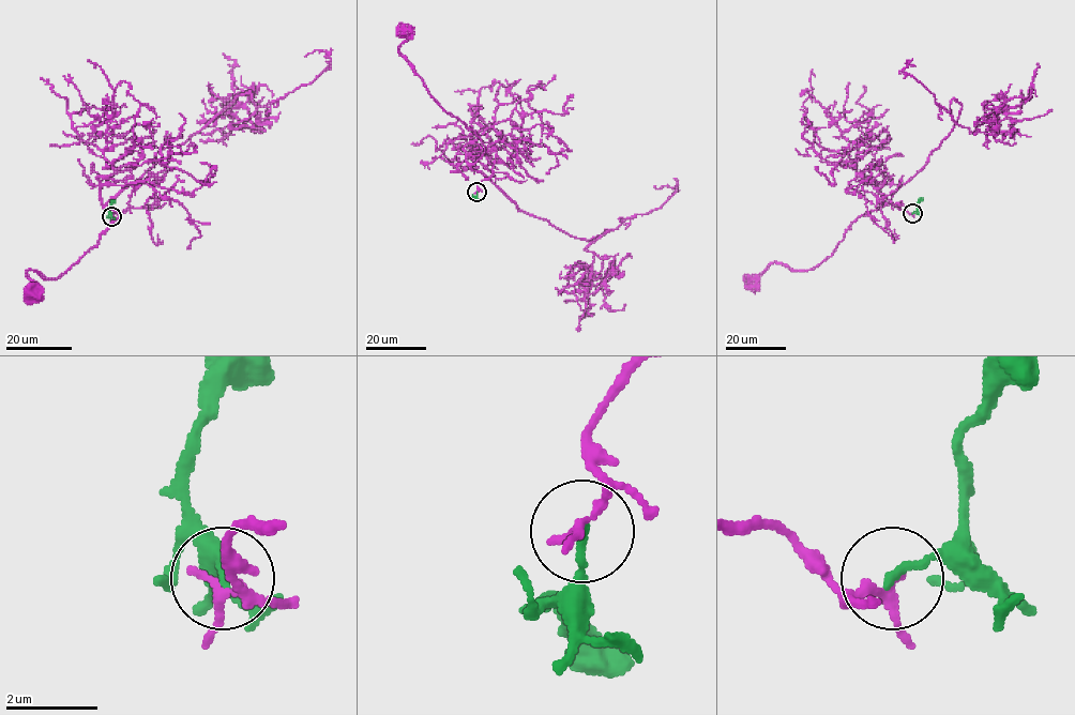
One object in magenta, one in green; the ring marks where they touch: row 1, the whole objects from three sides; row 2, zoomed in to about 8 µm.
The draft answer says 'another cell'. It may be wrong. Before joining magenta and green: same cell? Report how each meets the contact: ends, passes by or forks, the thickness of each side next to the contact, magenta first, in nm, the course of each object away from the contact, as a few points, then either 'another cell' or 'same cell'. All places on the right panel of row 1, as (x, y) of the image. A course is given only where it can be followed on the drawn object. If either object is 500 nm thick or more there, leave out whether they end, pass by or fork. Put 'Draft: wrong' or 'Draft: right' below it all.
magenta passes by; green ends there; 170 nm thick on the magenta side, 180 nm on the other; magenta runs (912, 213), (899, 209), (873, 180), (884, 204), (861, 214), (833, 253), (802, 270), (773, 262), (750, 284); green runs (912, 213), (922, 197); another cell
Draft: right

